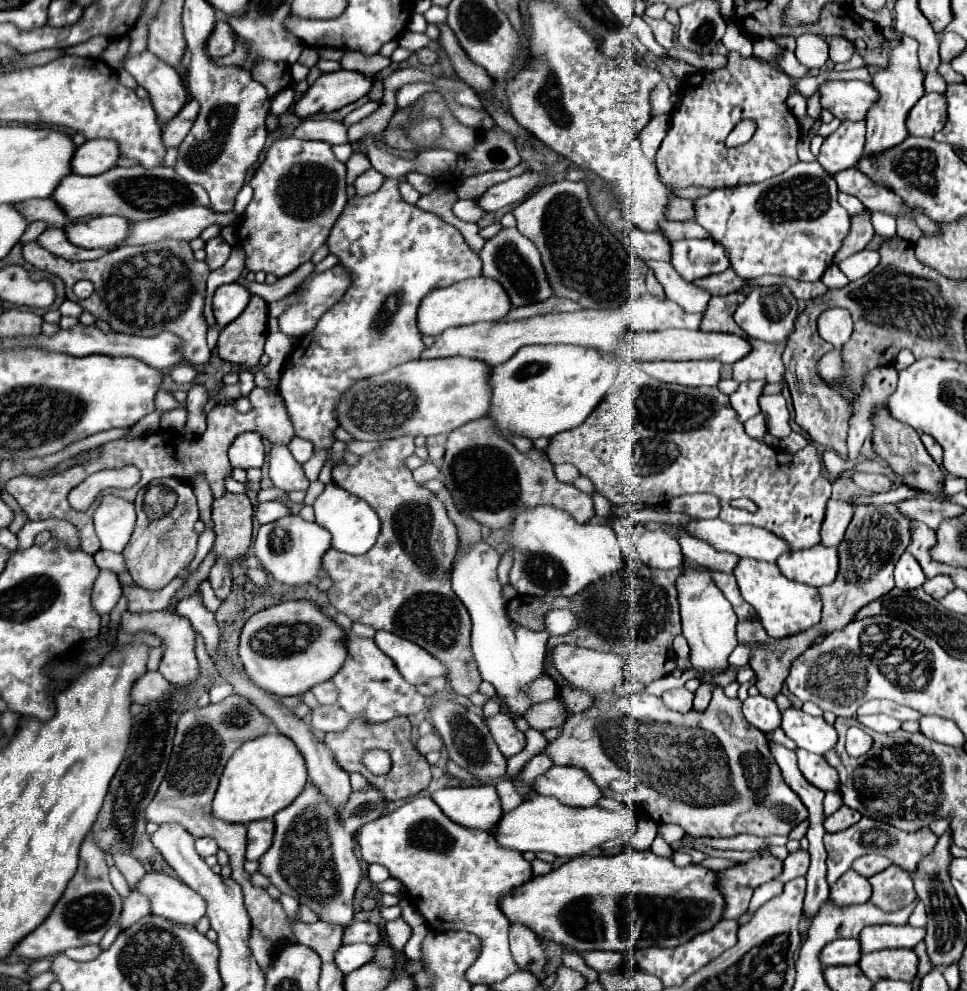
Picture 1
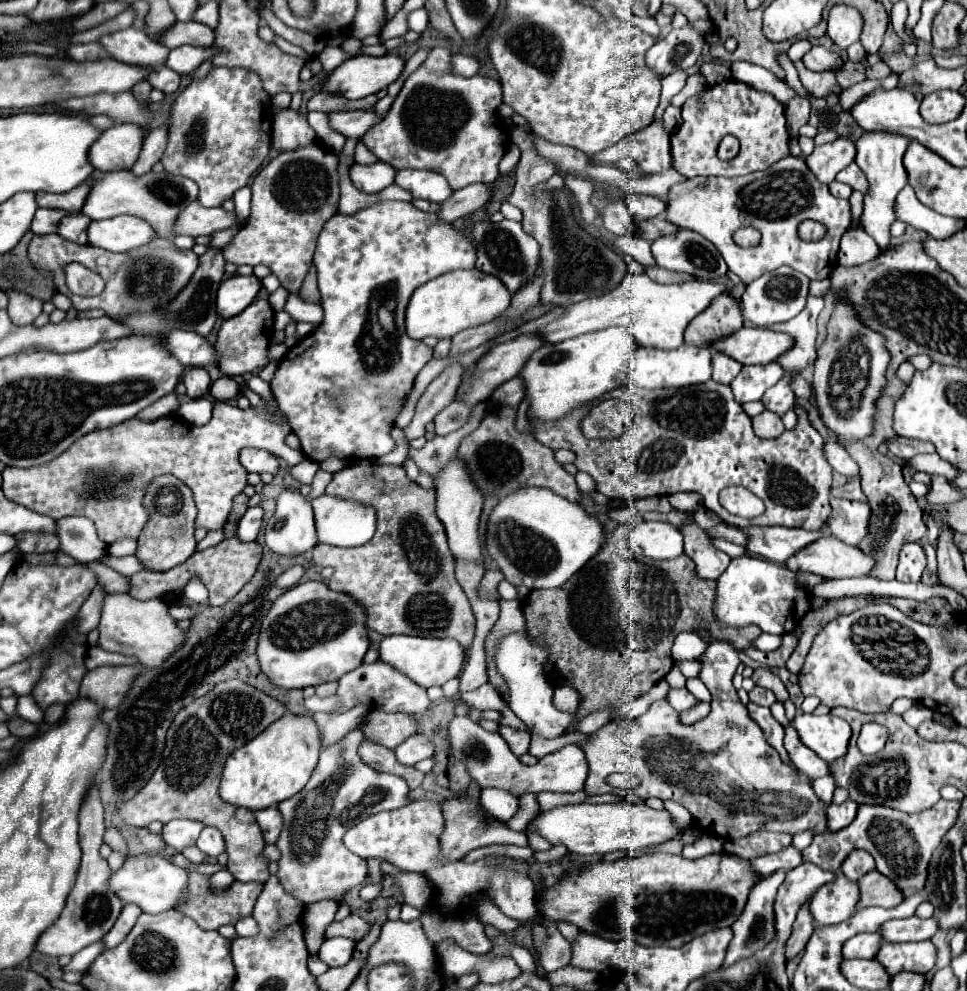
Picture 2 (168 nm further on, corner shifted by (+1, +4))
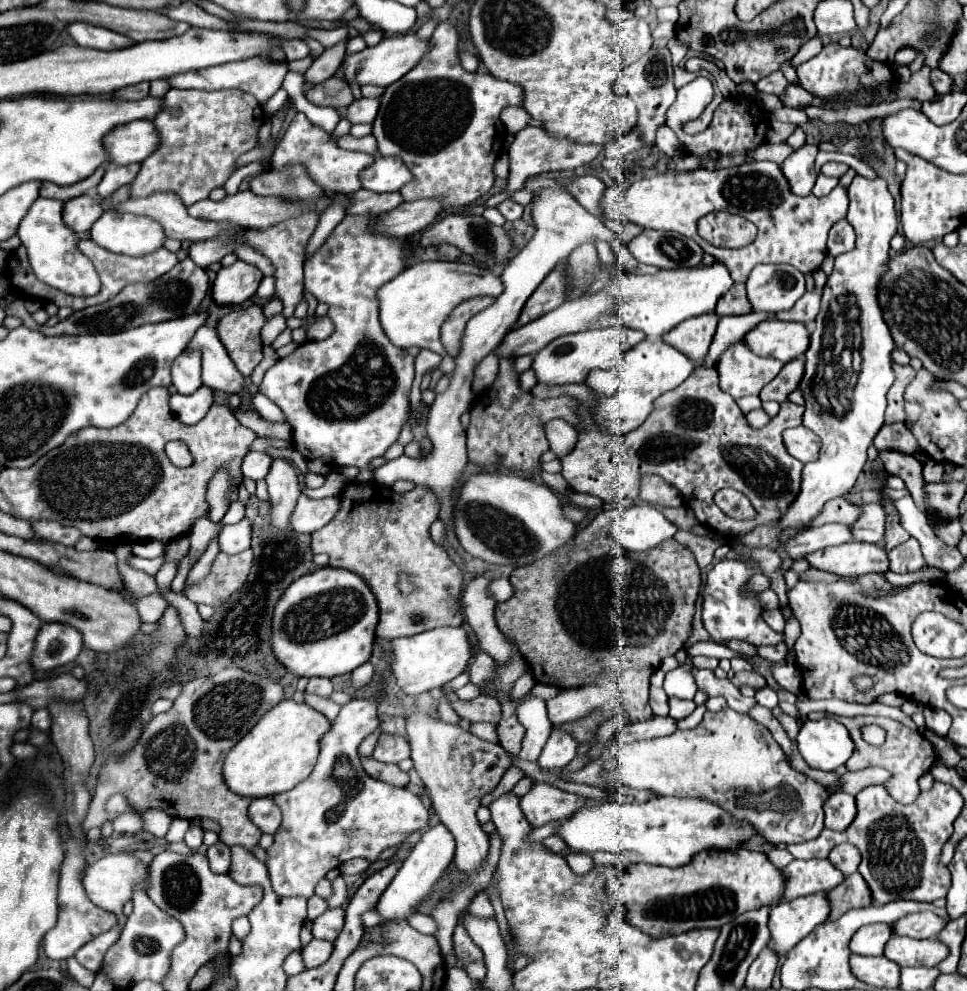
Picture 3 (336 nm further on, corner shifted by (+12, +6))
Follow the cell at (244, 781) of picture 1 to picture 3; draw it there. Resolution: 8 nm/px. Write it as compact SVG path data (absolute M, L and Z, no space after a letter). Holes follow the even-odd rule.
M281 701L227 753L223 763L225 785L241 797L273 797L293 789L309 777L319 755L319 741L331 723L305 703Z

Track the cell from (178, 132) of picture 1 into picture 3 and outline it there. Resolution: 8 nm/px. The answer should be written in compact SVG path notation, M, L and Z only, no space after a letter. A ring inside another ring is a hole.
M133 163L133 165L107 165L107 171L101 179L101 183L97 185L97 193L99 197L109 197L113 191L117 191L121 185L127 185L131 183L137 173L139 173L139 163Z

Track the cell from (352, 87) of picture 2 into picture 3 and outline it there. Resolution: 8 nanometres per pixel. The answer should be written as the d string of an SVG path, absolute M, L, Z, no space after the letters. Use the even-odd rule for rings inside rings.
M405 33L405 35L395 35L395 37L385 37L379 45L375 47L365 47L359 53L347 55L341 71L343 71L343 81L345 83L357 83L357 85L377 85L377 87L389 87L391 83L399 81L407 71L411 71L417 61L427 53L429 41L419 41L415 33Z

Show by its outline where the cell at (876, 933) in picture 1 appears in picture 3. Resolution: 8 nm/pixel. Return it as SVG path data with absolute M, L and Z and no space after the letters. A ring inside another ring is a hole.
M923 911L923 913L911 913L901 917L901 921L893 923L893 933L895 935L919 935L923 939L931 939L935 937L941 929L945 927L945 919L937 917L931 911Z

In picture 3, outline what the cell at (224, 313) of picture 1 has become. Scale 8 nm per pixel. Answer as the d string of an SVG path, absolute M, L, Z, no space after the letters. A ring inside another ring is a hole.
M237 261L231 267L221 267L211 287L213 301L221 307L241 305L257 291L261 279L263 273L257 267L247 265L243 261Z

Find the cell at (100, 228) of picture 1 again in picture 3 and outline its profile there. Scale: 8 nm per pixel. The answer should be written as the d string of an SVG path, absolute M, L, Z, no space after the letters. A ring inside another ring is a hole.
M105 211L89 231L91 241L107 251L131 257L147 255L163 245L161 225L149 217Z

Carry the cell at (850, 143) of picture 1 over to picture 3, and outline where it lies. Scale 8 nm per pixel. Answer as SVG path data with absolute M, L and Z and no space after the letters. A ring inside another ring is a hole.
M803 145L797 151L793 151L781 165L785 177L789 179L791 191L795 195L809 195L817 173L815 173L815 157L817 157L819 149L817 145Z

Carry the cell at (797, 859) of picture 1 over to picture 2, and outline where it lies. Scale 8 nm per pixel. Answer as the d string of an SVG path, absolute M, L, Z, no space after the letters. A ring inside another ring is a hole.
M776 871L774 875L770 877L764 877L750 893L750 899L744 907L744 915L740 915L740 919L732 925L732 931L734 931L734 937L728 945L728 951L726 951L726 959L722 963L722 967L730 967L734 965L736 961L740 959L748 959L752 957L758 949L764 949L766 943L770 943L774 937L776 937L776 923L774 923L774 899L776 899L776 891L780 887L780 883L784 881L784 875L786 871Z

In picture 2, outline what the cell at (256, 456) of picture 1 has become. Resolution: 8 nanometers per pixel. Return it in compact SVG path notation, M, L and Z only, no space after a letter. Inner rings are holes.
M244 449L240 453L240 463L248 473L278 473L278 459L268 451L256 451L256 449Z

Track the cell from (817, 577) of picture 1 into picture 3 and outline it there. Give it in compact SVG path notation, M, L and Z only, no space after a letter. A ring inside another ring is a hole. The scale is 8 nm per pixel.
M849 541L845 545L833 545L805 557L811 567L835 573L835 575L867 575L887 571L889 559L881 545Z

